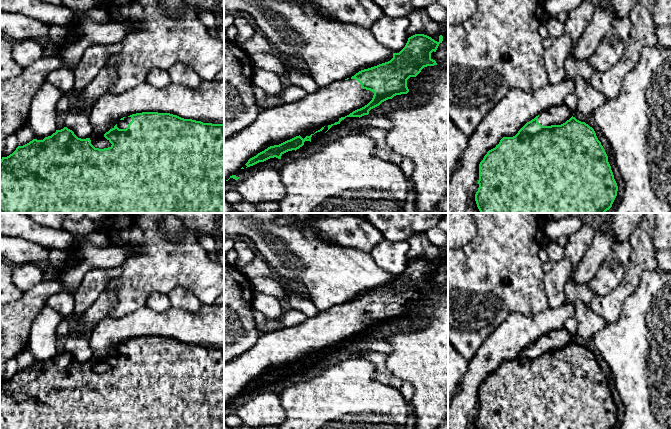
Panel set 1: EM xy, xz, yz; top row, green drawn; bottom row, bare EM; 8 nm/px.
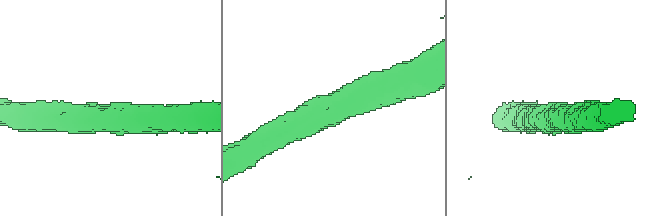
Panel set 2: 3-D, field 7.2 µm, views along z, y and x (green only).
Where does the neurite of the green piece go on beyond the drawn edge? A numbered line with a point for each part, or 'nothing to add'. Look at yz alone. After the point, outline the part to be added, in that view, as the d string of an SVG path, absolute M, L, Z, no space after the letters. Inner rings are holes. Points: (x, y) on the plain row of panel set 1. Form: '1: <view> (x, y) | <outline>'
1: yz (556, 339) | M566 328L552 330L539 338L538 346L542 350L561 349L569 344L573 337Z

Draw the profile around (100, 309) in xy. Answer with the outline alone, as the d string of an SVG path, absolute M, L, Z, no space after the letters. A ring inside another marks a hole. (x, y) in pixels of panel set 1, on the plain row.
M103 291L96 301L73 322L72 333L79 336L89 336L93 328L117 304L117 295L114 292Z

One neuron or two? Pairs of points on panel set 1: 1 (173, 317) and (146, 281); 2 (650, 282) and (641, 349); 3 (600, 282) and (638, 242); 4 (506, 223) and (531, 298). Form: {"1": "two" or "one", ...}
{"1": "two", "2": "one", "3": "two", "4": "one"}

